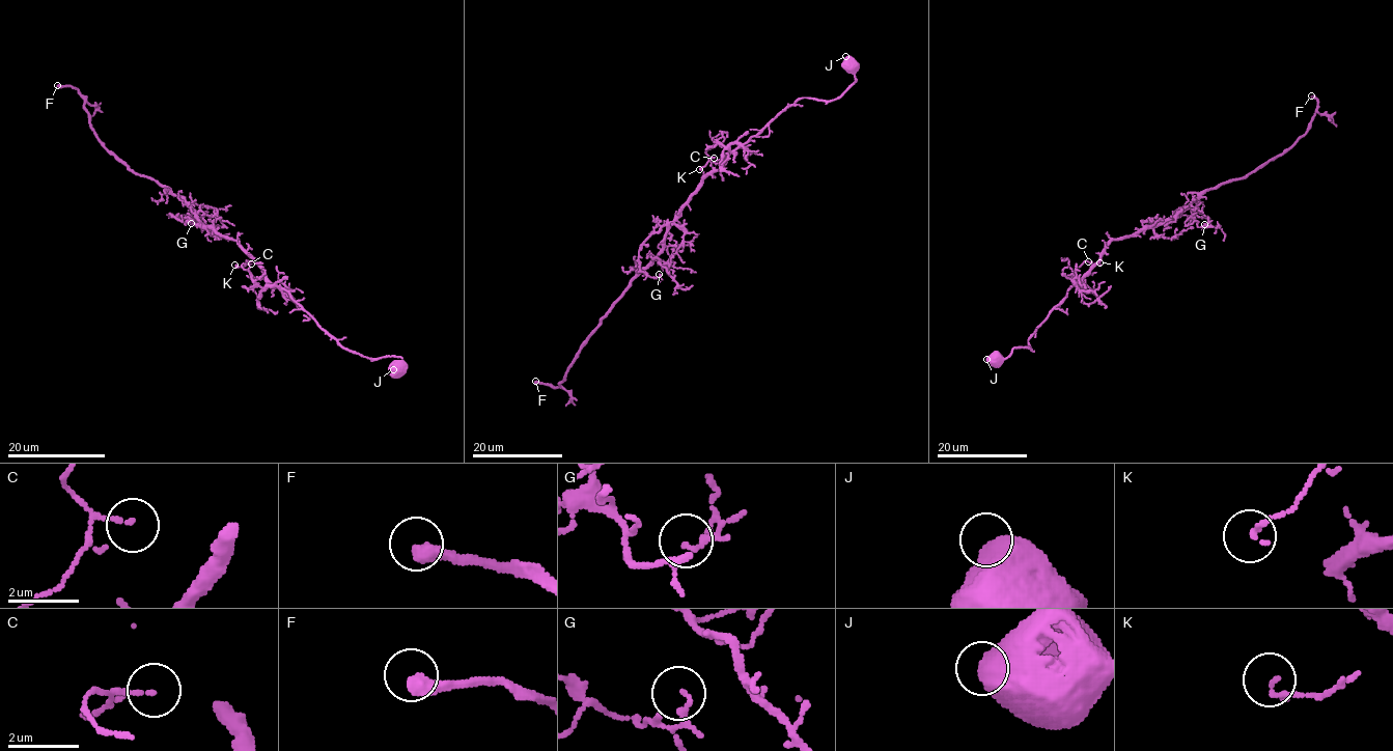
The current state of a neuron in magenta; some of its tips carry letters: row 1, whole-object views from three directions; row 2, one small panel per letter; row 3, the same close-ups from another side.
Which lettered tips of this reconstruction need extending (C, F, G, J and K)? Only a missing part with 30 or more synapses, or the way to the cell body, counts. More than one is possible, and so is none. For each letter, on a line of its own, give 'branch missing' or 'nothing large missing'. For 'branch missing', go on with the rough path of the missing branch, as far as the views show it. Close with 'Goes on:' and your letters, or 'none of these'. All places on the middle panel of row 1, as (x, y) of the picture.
C: nothing large missing
F: branch missing; missing branch runs (535, 381), (527, 367), (494, 346), (475, 328), (479, 323), (493, 321)
G: nothing large missing
J: nothing large missing
K: nothing large missing
Goes on: F

